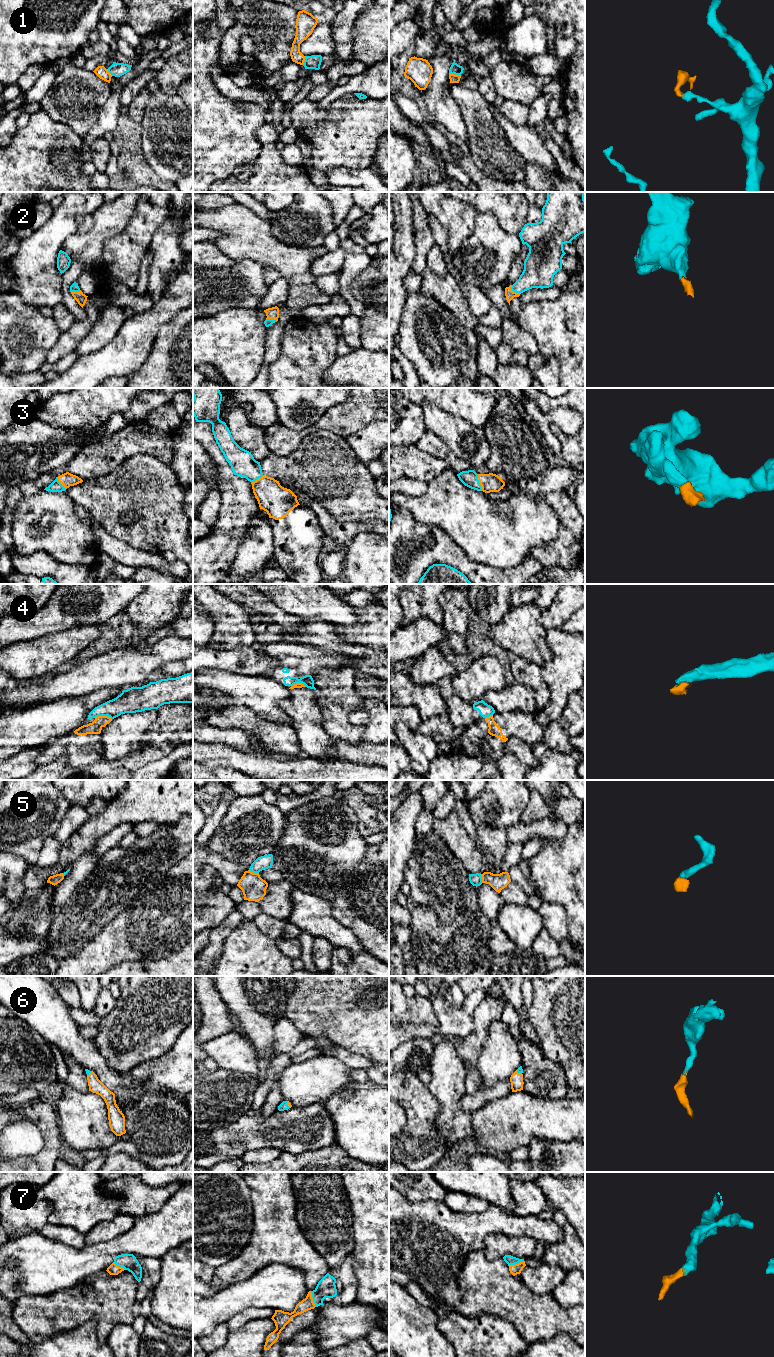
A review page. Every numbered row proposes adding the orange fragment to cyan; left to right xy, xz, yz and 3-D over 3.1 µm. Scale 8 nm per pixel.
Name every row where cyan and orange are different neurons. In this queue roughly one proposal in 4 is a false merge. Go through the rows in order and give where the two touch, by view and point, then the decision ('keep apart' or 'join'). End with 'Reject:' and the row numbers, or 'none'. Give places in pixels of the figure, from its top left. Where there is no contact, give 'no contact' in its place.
1: yz (455, 74) | join
2: yz (514, 291) | join
3: yz (478, 482) | join
4: xy (103, 715) | keep apart
5: xz (254, 872) | join
6: xz (286, 1104) | join
7: xz (313, 1299) | join
Reject: 4

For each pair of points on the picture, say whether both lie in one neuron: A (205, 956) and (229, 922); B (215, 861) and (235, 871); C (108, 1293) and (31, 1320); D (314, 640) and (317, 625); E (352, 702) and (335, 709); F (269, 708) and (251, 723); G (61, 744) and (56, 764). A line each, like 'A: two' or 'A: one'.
A: one
B: one
C: one
D: one
E: one
F: two
G: two

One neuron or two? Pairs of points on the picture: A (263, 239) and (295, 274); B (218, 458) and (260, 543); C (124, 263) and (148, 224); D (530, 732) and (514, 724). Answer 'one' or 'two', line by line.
A: one
B: two
C: one
D: one

